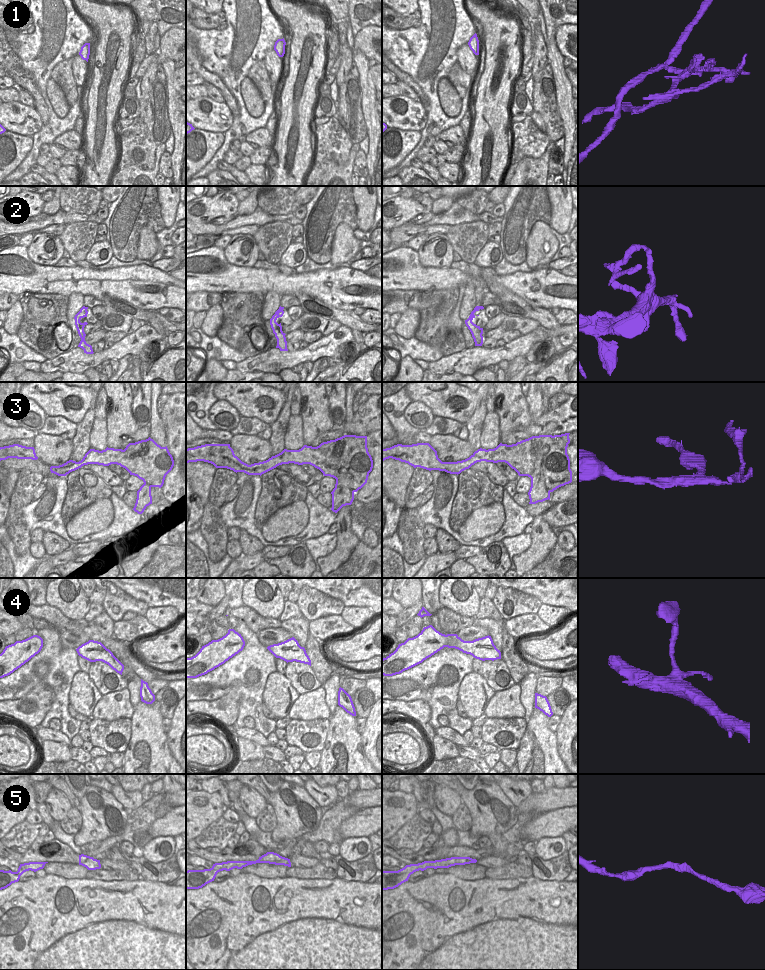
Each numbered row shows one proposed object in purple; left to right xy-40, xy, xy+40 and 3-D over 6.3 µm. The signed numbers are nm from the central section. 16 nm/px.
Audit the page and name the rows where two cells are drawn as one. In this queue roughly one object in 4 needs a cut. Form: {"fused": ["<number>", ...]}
{"fused": ["1", "3"]}

